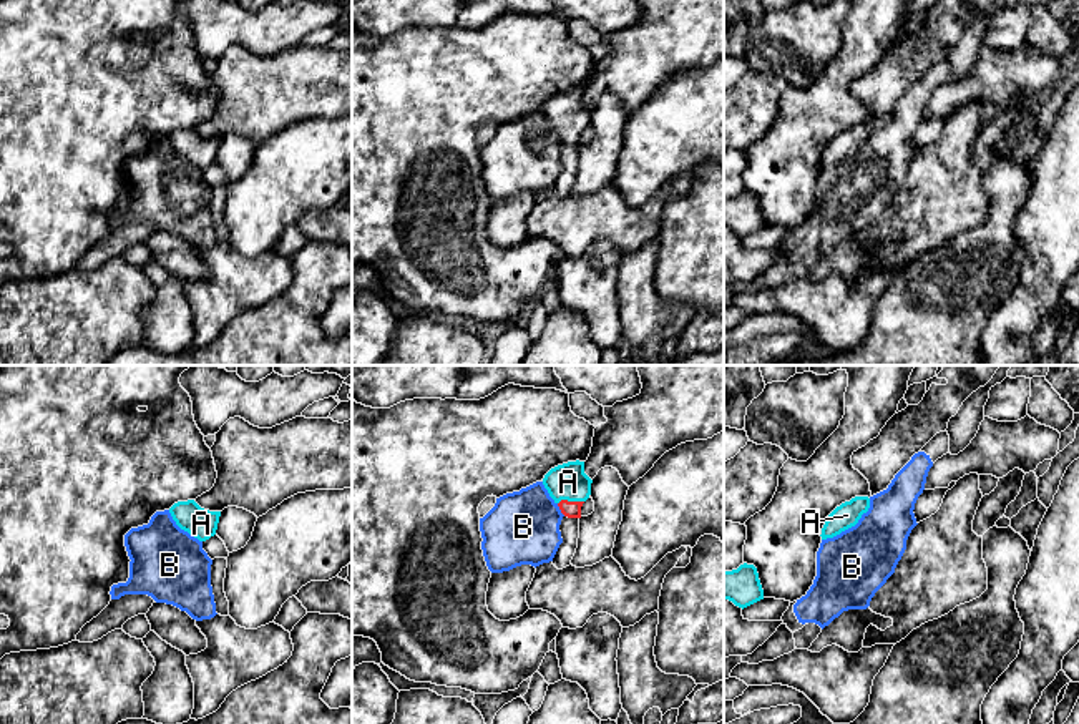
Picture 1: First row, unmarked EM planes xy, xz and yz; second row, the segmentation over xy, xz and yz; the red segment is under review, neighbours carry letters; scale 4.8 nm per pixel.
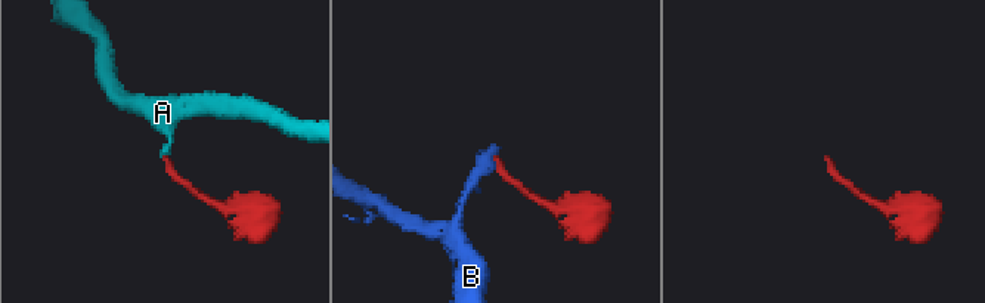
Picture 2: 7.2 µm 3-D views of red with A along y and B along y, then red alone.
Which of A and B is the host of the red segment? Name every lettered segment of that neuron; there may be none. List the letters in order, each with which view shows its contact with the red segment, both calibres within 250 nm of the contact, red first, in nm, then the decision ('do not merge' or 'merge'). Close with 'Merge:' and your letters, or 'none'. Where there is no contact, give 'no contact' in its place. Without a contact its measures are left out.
A: xz | 80/180 nm | merge
B: xz | 80/360 nm | do not merge
Merge: A

